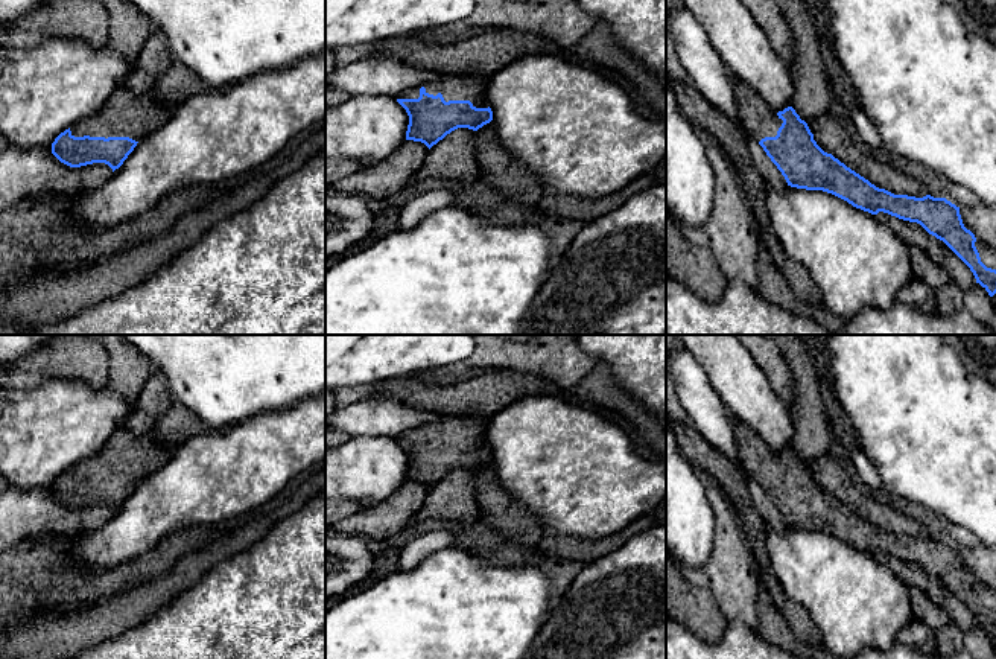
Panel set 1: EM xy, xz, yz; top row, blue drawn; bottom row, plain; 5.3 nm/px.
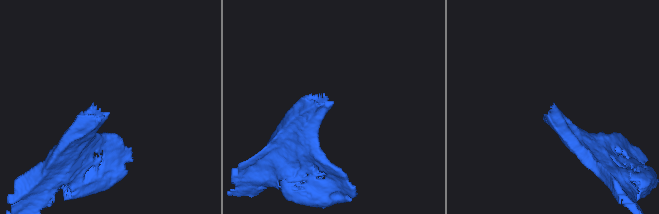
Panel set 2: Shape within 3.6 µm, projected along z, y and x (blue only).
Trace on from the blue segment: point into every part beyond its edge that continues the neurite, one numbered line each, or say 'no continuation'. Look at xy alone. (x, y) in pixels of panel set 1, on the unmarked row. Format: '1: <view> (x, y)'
1: xy (123, 455)

